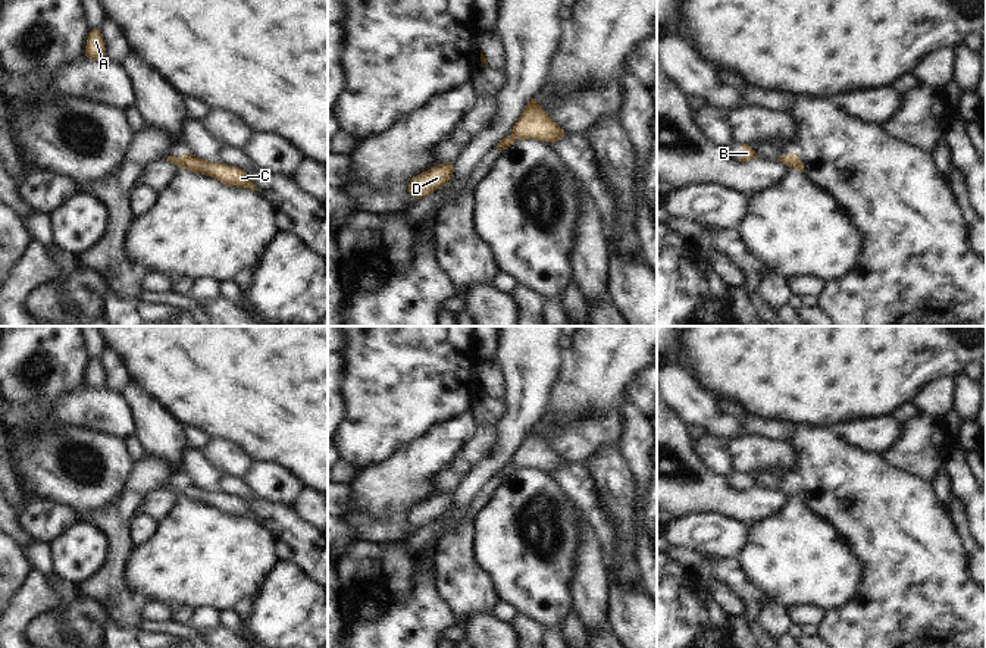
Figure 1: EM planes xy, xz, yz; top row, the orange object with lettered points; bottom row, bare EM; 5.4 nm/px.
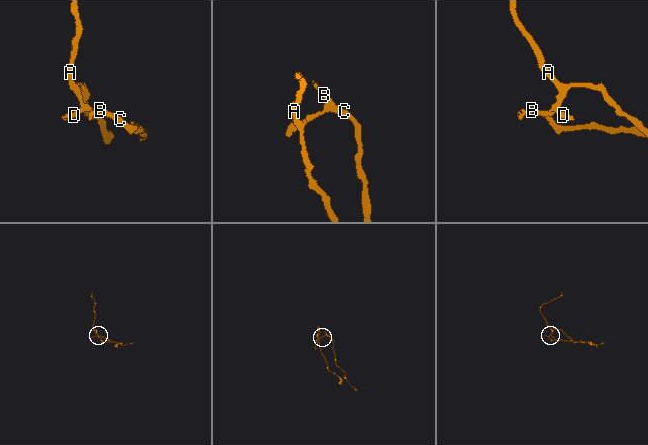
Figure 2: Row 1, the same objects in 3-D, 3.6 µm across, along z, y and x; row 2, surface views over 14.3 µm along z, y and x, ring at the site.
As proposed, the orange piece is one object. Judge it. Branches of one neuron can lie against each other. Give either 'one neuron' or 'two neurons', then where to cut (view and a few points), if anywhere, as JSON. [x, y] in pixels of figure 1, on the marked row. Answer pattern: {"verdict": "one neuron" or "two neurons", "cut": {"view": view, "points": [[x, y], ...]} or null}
{"verdict": "two neurons", "cut": {"view": "xz", "points": [[510, 135], [515, 140]]}}

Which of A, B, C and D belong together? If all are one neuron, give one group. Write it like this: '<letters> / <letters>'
A D / B C

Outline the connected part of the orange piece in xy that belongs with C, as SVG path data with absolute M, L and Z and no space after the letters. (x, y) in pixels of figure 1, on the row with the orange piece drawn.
M182 153L179 156L181 165L184 169L188 169L194 173L203 173L220 181L223 185L237 187L237 188L250 188L257 191L256 185L248 178L247 172L225 163L207 162L195 157L191 153Z

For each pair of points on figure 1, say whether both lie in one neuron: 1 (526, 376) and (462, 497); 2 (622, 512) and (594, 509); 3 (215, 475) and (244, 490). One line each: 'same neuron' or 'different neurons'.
1: same neuron
2: different neurons
3: same neuron

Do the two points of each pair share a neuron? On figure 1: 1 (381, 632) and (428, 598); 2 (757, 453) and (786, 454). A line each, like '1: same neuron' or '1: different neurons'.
1: same neuron
2: same neuron

